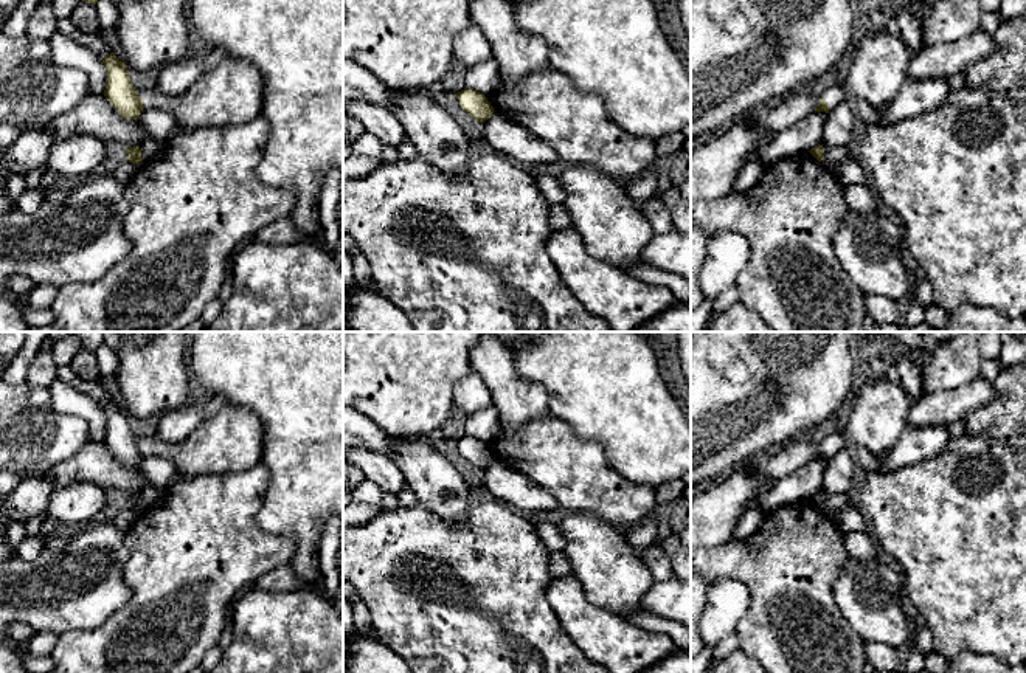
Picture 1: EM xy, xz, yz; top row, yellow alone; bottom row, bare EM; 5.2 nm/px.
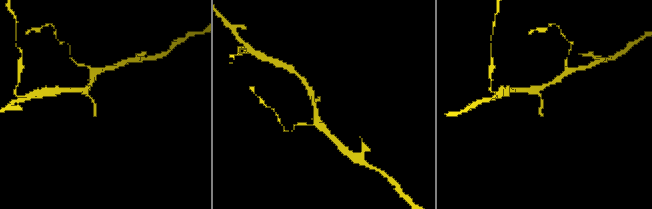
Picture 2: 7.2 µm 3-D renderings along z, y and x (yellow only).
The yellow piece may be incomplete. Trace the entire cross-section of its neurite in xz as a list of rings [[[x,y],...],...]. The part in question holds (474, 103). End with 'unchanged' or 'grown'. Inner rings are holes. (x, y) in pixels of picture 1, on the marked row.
[[[473,88],[458,91],[456,99],[459,107],[478,123],[484,123],[494,113],[494,107],[487,98]]]; unchanged

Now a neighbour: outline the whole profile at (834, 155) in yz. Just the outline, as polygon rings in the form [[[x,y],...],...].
[[[821,143],[821,147],[824,150],[824,163],[829,167],[855,160],[849,144],[829,146],[826,143]]]

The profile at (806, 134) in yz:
[[[812,112],[793,127],[781,132],[759,160],[764,169],[821,144],[827,115],[826,112]]]

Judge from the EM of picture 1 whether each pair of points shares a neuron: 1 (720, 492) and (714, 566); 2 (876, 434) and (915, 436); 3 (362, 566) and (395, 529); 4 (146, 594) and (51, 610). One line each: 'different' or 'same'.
1: different
2: different
3: same
4: different

